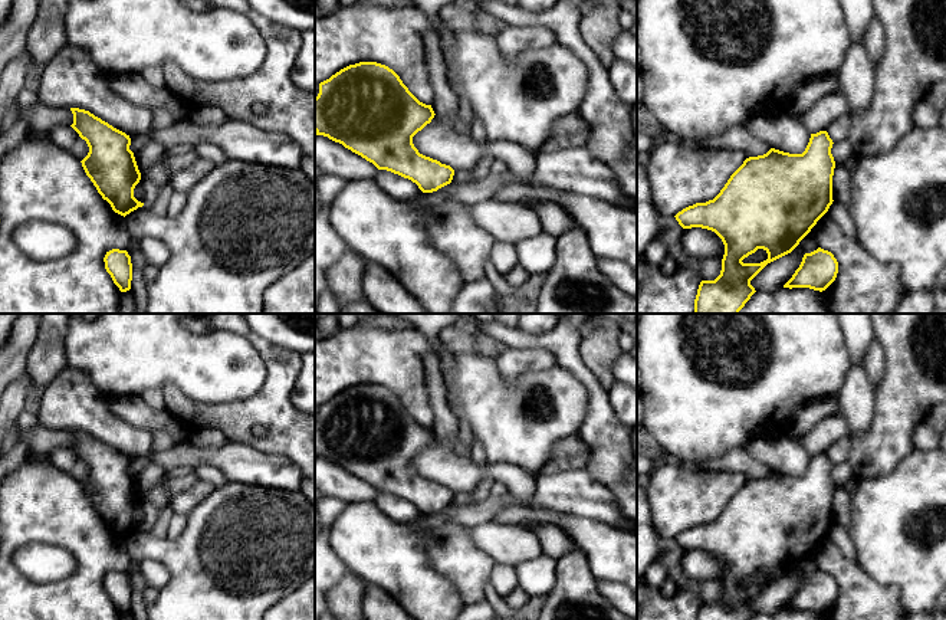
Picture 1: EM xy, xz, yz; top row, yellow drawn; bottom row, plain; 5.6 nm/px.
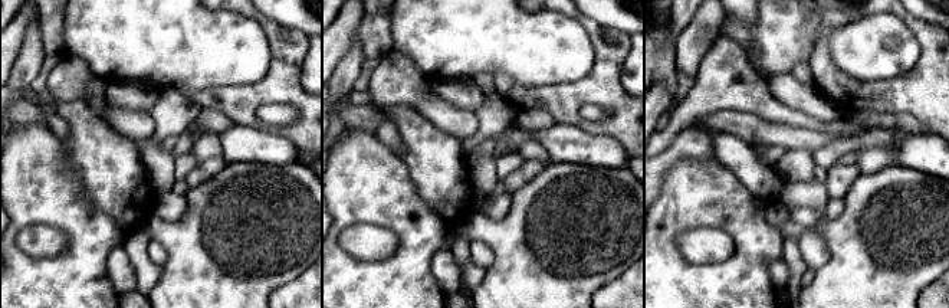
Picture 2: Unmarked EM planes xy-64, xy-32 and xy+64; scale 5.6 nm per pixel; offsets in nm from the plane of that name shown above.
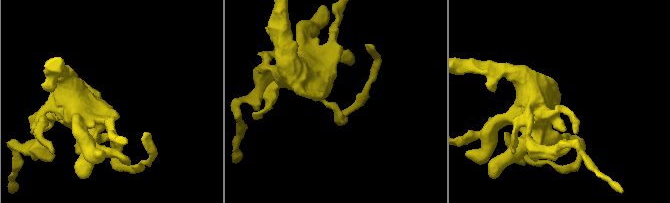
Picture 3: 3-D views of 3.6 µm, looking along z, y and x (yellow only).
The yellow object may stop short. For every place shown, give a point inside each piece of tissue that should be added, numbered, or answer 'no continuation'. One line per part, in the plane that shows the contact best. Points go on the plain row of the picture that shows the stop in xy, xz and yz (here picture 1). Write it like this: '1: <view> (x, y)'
no continuation

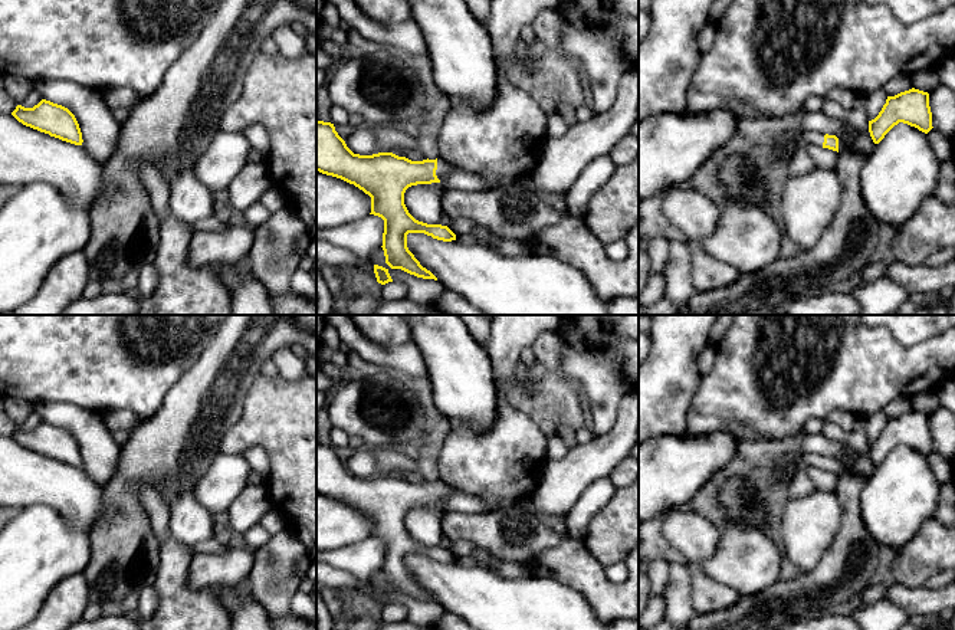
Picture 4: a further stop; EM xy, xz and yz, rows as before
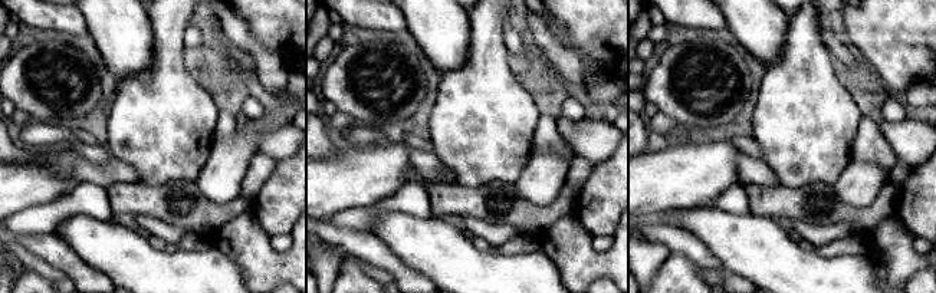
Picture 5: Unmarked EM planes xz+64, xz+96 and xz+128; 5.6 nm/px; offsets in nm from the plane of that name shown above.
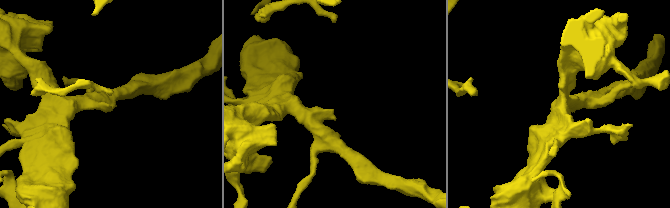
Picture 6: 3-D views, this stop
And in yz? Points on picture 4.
1: yz (811, 459)

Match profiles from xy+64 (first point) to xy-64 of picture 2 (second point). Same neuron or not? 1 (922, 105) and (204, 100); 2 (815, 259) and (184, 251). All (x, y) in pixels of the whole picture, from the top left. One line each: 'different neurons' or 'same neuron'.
1: same neuron
2: different neurons

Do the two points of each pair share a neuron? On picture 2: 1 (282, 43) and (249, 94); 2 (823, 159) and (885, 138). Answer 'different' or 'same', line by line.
1: same
2: same

